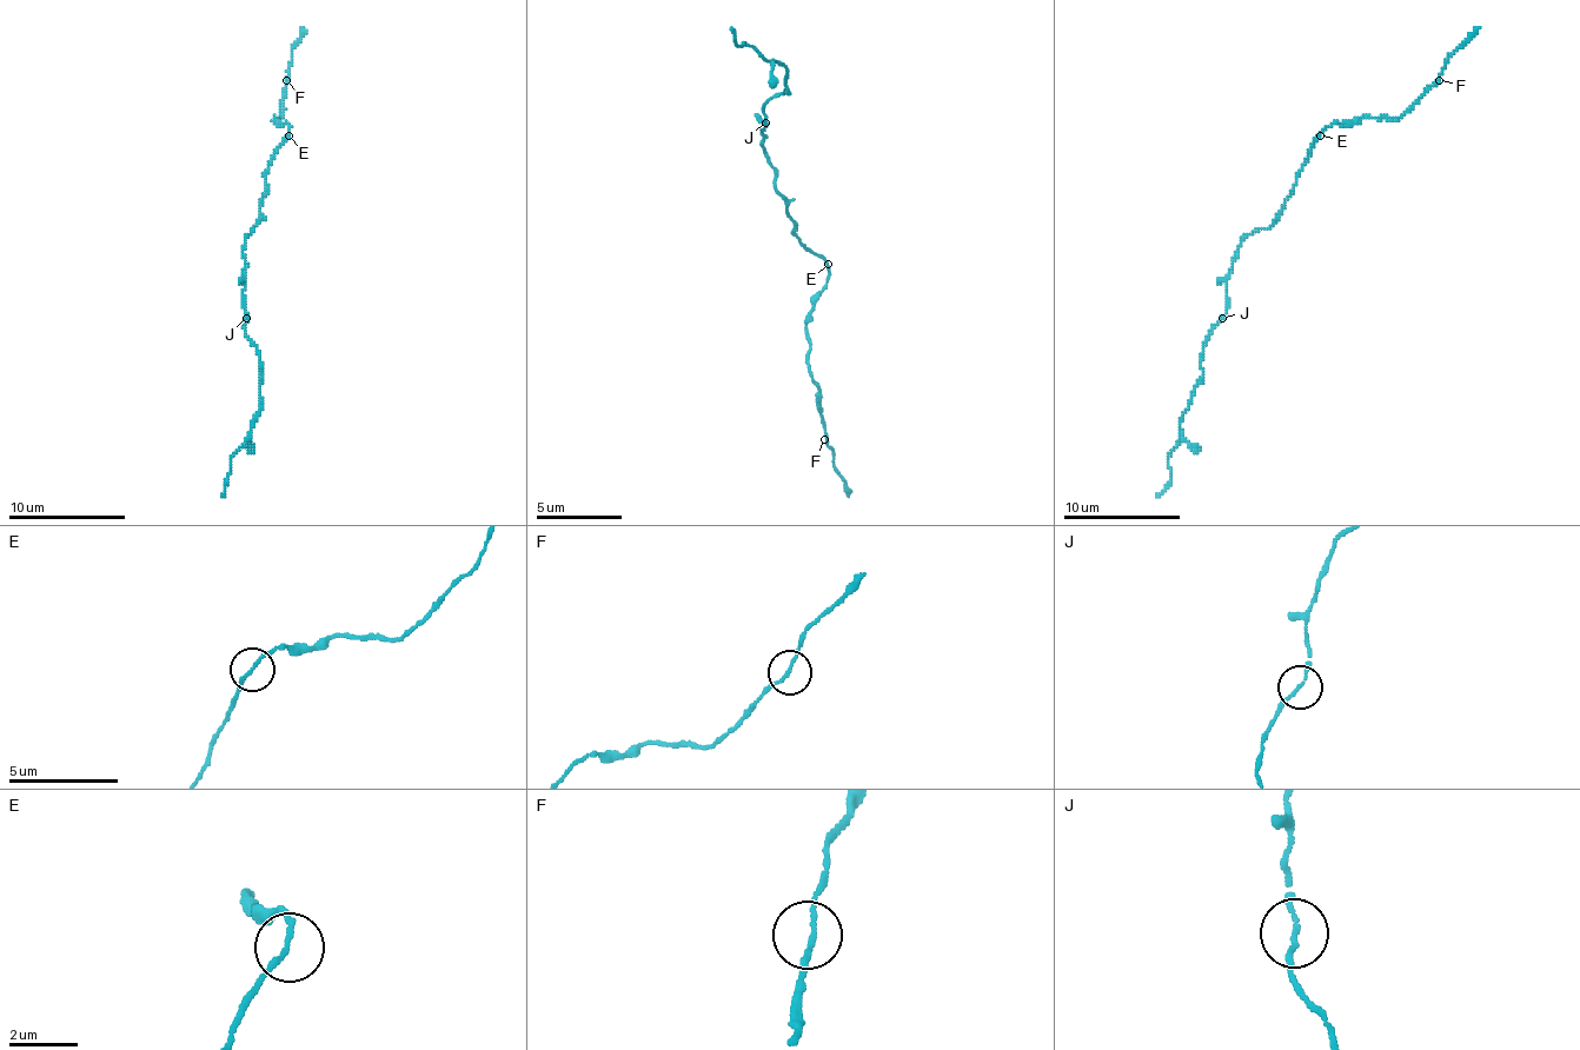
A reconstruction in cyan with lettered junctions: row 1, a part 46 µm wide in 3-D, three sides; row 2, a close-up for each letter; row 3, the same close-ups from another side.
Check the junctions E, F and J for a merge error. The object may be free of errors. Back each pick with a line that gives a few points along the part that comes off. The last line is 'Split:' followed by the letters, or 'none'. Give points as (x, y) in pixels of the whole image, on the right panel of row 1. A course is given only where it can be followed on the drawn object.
Split: none

